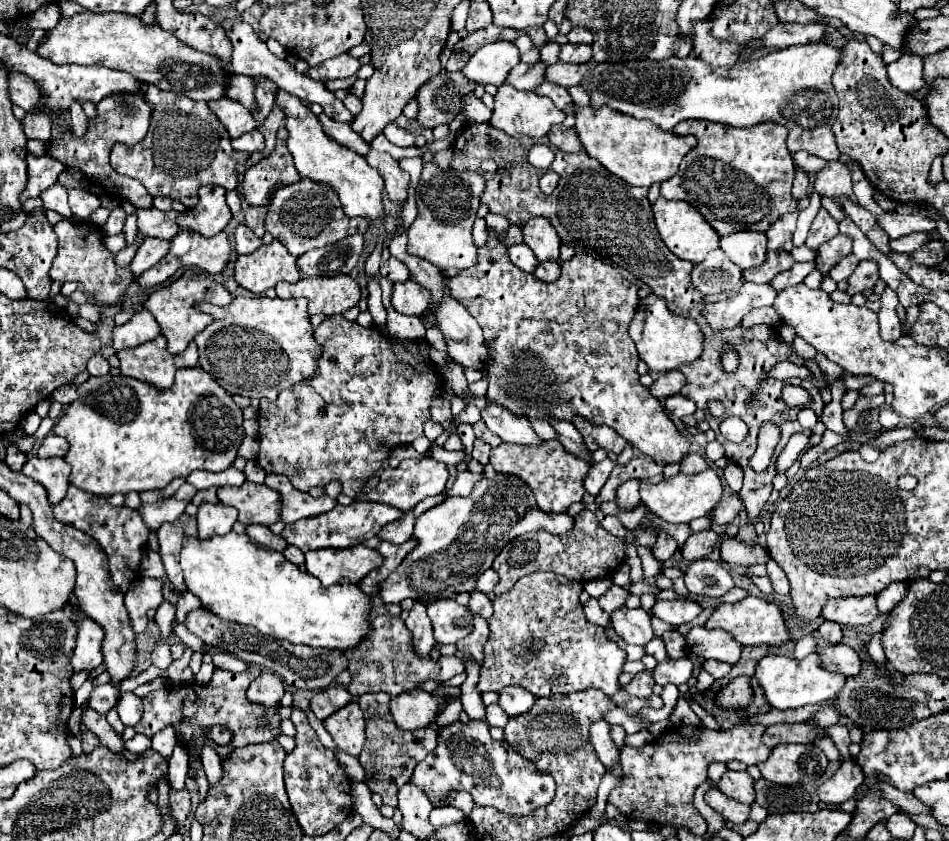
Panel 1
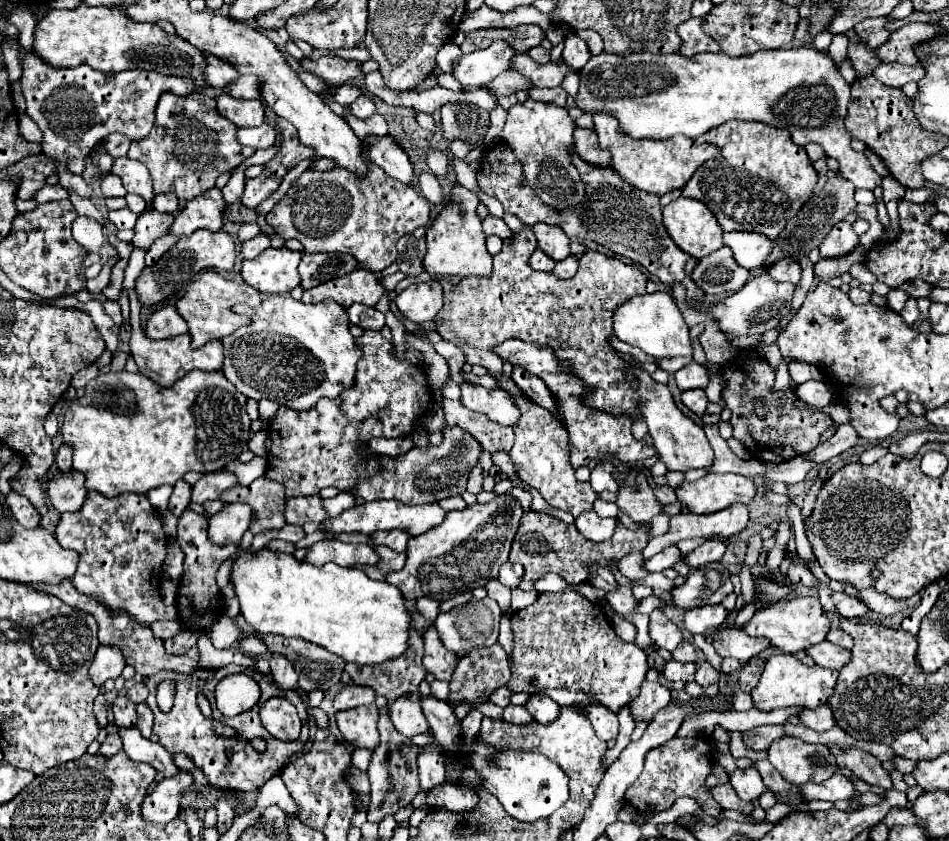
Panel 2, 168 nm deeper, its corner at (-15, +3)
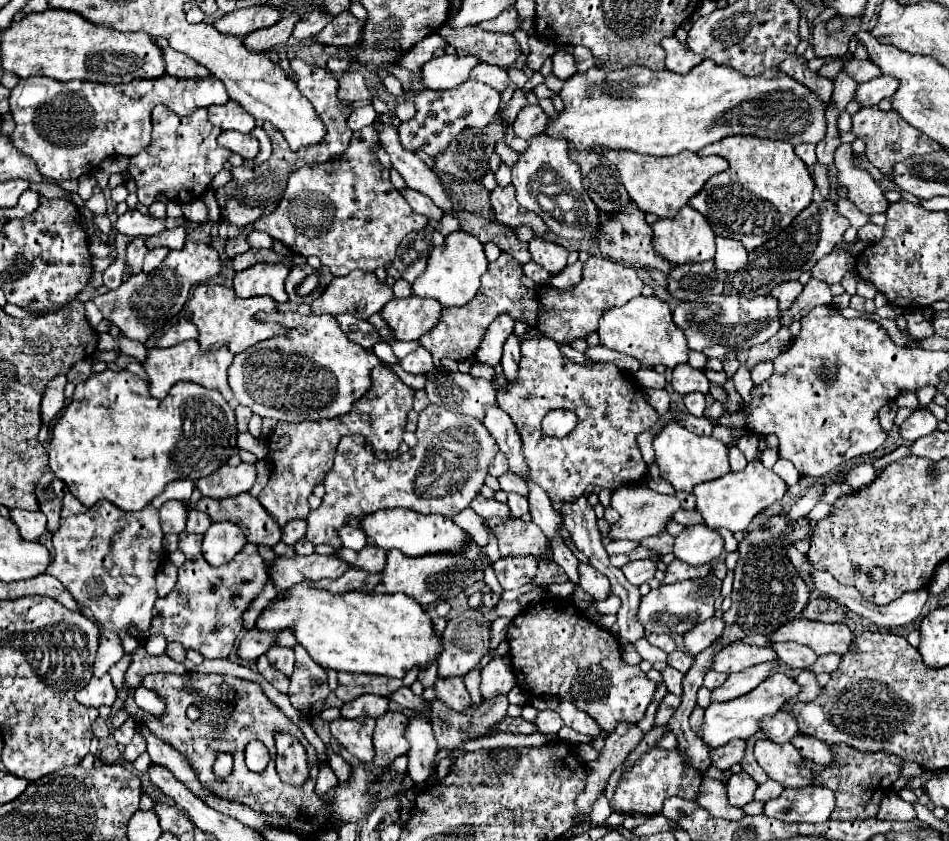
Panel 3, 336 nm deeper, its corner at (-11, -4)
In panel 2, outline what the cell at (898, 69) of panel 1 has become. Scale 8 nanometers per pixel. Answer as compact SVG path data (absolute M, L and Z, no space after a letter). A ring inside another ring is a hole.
M883 63L873 71L873 77L887 87L903 87L909 81L917 81L923 77L921 65L899 65L899 63Z

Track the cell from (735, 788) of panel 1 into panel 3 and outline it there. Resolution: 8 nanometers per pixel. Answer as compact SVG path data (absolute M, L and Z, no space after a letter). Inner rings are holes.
M741 772L741 774L731 774L731 778L727 780L727 794L729 794L729 802L733 806L745 806L753 800L753 794L755 794L755 788L757 788L757 782L747 774L747 772Z

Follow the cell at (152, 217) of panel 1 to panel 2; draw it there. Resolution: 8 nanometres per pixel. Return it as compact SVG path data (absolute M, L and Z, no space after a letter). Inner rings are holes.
M155 209L145 211L137 219L137 225L135 225L135 235L131 239L133 247L139 247L139 249L147 251L157 237L167 233L167 227L171 225L171 219L173 219L171 213L159 213Z

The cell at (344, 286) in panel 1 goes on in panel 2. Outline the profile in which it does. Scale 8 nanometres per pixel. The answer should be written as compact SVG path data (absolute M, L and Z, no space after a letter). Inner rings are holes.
M355 269L343 277L331 279L321 287L313 287L311 291L303 293L303 303L321 303L323 299L333 299L341 307L349 307L353 303L363 303L367 307L375 307L377 301L383 297L385 287L375 277L375 273L367 269Z

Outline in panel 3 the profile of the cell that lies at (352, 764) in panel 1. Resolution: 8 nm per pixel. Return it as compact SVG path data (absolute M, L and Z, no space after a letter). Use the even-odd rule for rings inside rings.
M389 710L383 718L377 718L373 744L375 744L375 757L373 766L385 768L389 766L397 756L407 754L409 746L403 738L403 730L407 730L409 718L403 712Z

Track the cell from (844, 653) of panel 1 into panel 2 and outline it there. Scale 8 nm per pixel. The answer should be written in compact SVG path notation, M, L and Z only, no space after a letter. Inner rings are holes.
M829 641L817 643L817 645L809 647L809 649L805 649L805 653L811 655L811 659L817 665L827 667L827 669L841 669L843 663L847 663L847 659L851 657L851 651L843 651L841 647L835 647Z

